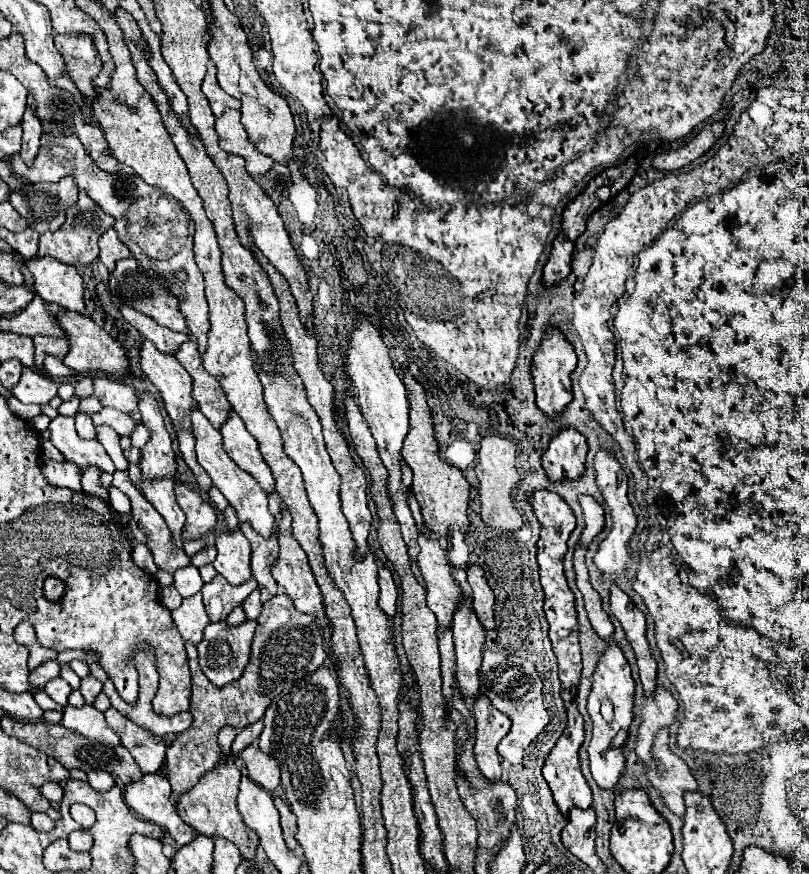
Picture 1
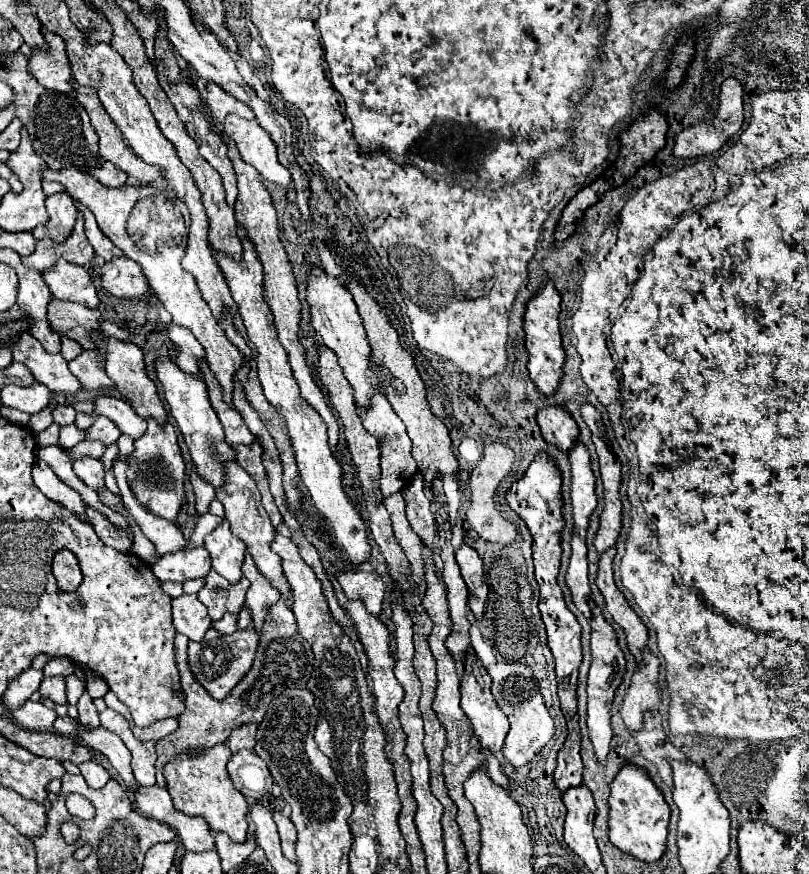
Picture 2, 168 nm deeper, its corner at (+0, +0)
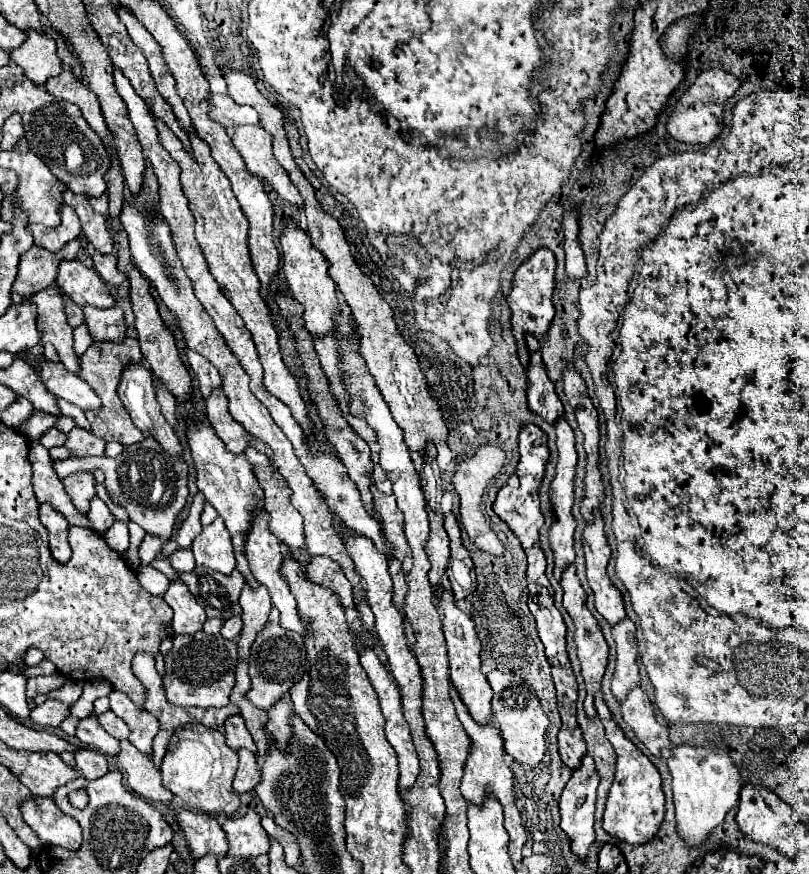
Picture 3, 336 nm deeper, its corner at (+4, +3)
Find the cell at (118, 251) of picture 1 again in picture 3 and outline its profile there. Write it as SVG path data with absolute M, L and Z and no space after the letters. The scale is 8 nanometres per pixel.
M64 191L62 199L64 199L66 205L70 205L78 213L80 223L82 223L82 233L94 245L94 249L100 251L102 255L112 253L112 249L114 249L112 233L106 227L106 219L92 211L92 207L88 203L88 197L86 195L76 195L72 191Z

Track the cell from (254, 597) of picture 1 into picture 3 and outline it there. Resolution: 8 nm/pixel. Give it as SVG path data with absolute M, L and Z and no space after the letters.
M234 615L234 617L230 617L230 619L224 623L220 635L224 635L226 639L236 639L240 631L242 631L242 619L240 619L240 615Z

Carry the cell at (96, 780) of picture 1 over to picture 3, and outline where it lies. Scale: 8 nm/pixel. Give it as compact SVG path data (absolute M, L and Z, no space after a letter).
M80 749L80 751L76 751L76 769L82 777L86 777L88 781L94 781L108 773L108 763L102 753L96 753L90 749Z

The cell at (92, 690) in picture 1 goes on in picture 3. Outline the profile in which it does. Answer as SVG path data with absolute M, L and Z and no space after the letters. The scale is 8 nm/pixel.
M90 715L86 719L80 719L76 727L76 737L88 745L94 751L102 751L102 755L116 755L118 751L118 739L110 737L100 725L96 715Z

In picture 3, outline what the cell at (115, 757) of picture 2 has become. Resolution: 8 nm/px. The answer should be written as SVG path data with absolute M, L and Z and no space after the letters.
M128 739L120 741L120 753L116 755L116 761L124 769L126 783L136 795L150 801L162 801L162 803L172 801L174 795L162 787L160 771Z

